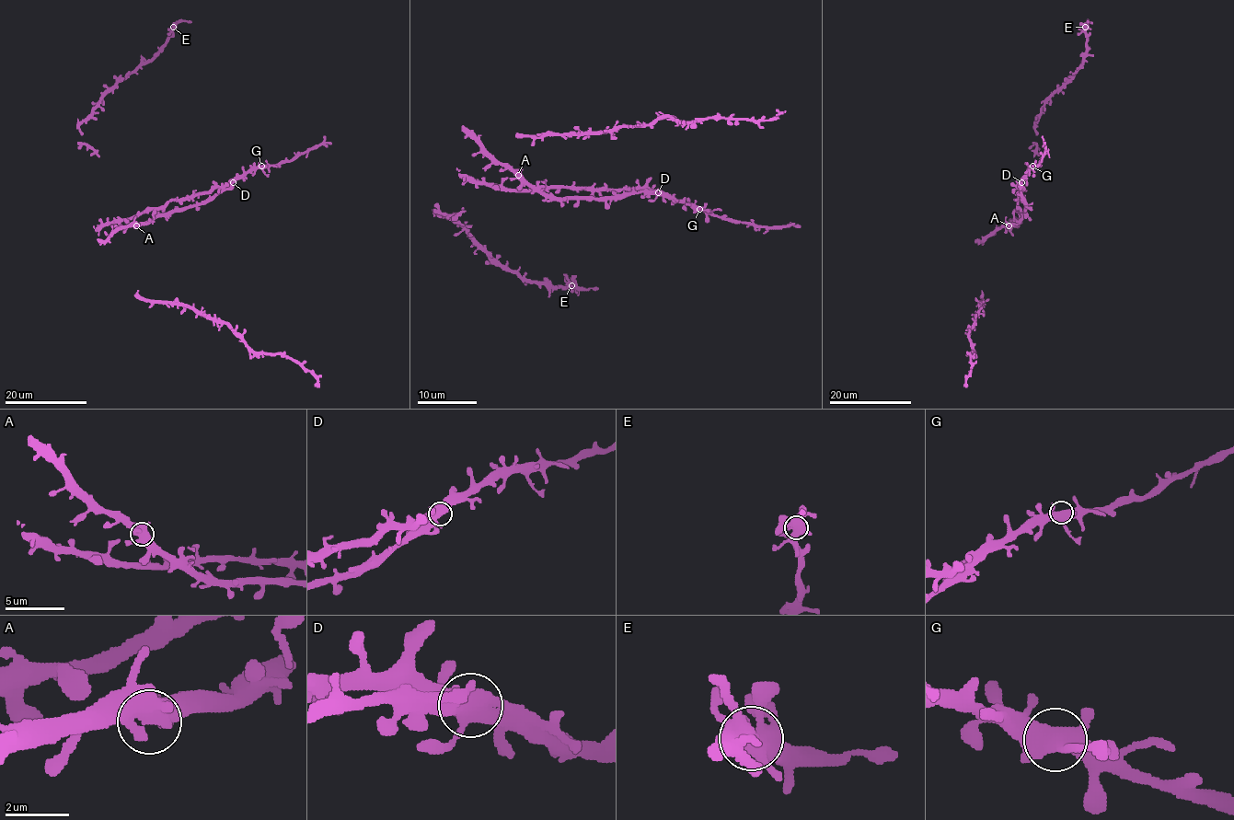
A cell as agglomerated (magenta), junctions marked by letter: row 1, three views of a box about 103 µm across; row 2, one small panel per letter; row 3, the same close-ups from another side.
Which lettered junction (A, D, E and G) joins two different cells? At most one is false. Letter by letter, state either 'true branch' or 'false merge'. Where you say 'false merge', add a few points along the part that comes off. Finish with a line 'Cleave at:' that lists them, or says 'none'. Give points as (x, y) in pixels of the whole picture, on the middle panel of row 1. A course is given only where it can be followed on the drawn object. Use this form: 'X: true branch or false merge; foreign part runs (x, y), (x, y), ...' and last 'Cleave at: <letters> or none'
A: true branch
D: true branch
E: true branch
G: true branch
Cleave at: none

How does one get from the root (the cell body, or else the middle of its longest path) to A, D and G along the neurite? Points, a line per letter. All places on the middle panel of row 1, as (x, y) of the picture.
A: (542, 193), (518, 175)
D: (542, 193), (560, 198), (621, 198), (636, 192), (658, 192)
G: (542, 193), (560, 198), (621, 198), (636, 192), (663, 192), (699, 209)

